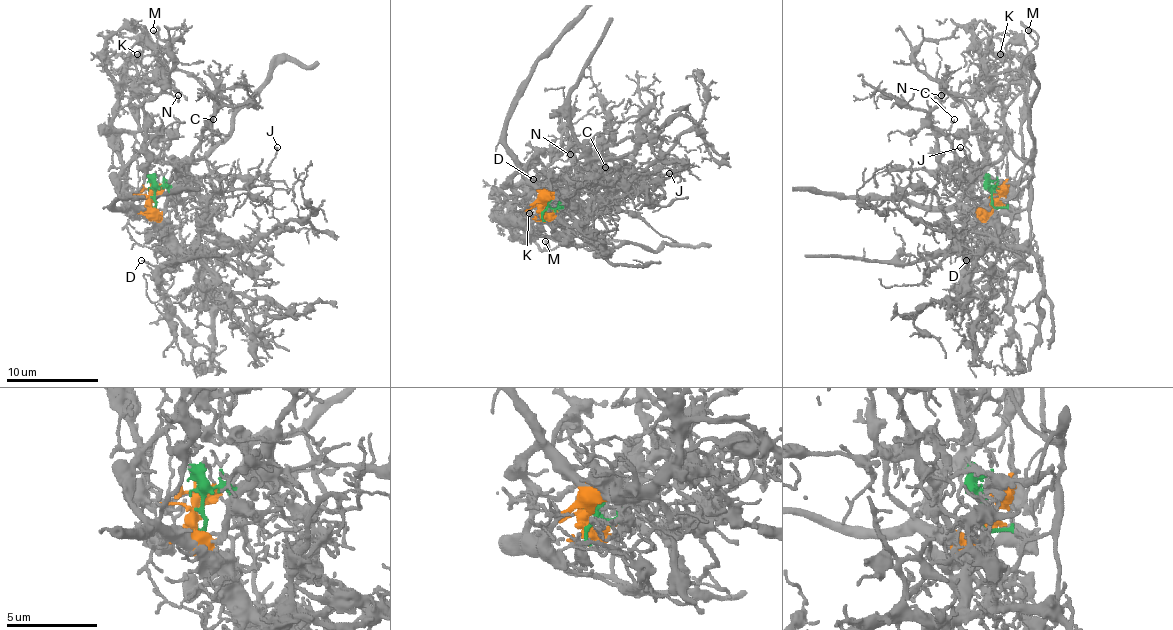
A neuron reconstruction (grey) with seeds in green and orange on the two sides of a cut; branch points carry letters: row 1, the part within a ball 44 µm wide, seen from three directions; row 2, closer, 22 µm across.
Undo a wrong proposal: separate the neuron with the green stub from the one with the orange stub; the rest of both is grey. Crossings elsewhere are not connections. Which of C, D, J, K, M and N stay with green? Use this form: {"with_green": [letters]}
{"with_green": ["K", "M"]}

